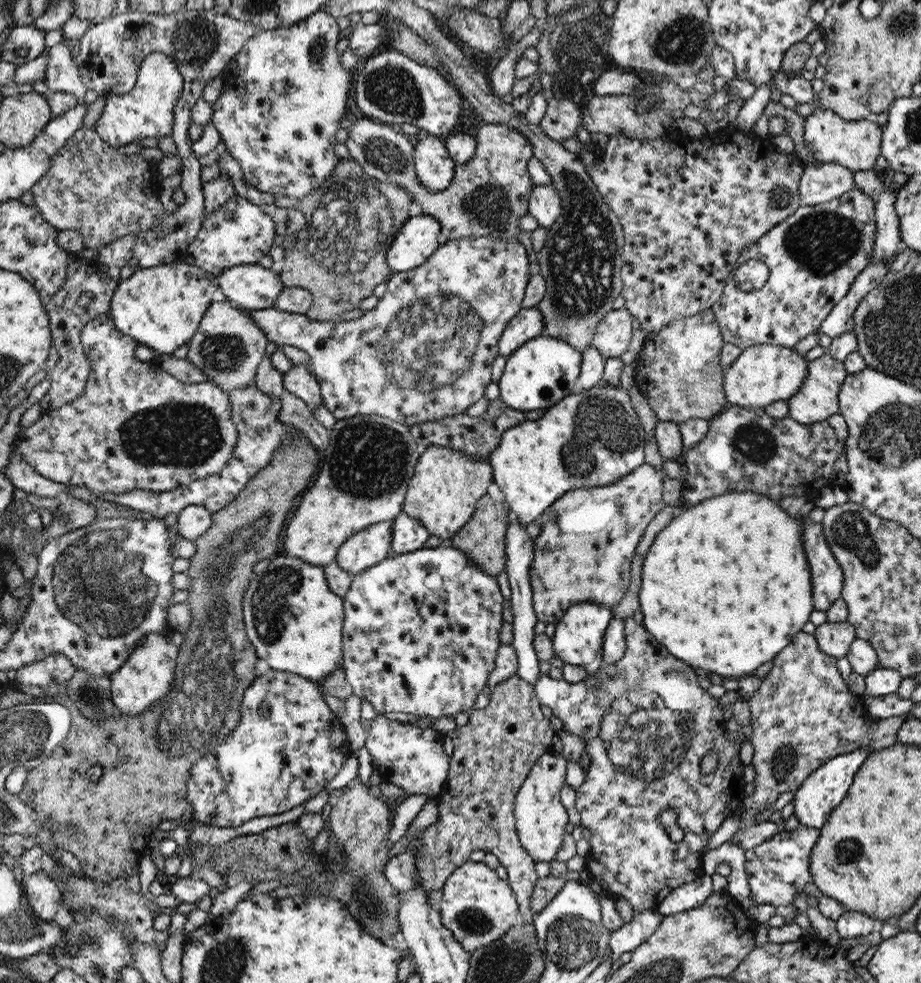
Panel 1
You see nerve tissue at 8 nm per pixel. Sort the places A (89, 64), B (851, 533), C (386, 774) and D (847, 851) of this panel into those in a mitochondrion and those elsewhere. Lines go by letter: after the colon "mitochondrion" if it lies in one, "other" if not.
A: other
B: mitochondrion
C: other
D: mitochondrion

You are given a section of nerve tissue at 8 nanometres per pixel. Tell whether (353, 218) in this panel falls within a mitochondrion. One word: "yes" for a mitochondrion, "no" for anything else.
yes

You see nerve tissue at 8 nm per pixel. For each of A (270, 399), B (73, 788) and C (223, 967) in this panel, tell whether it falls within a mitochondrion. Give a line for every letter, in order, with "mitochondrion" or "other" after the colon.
A: other
B: other
C: mitochondrion

